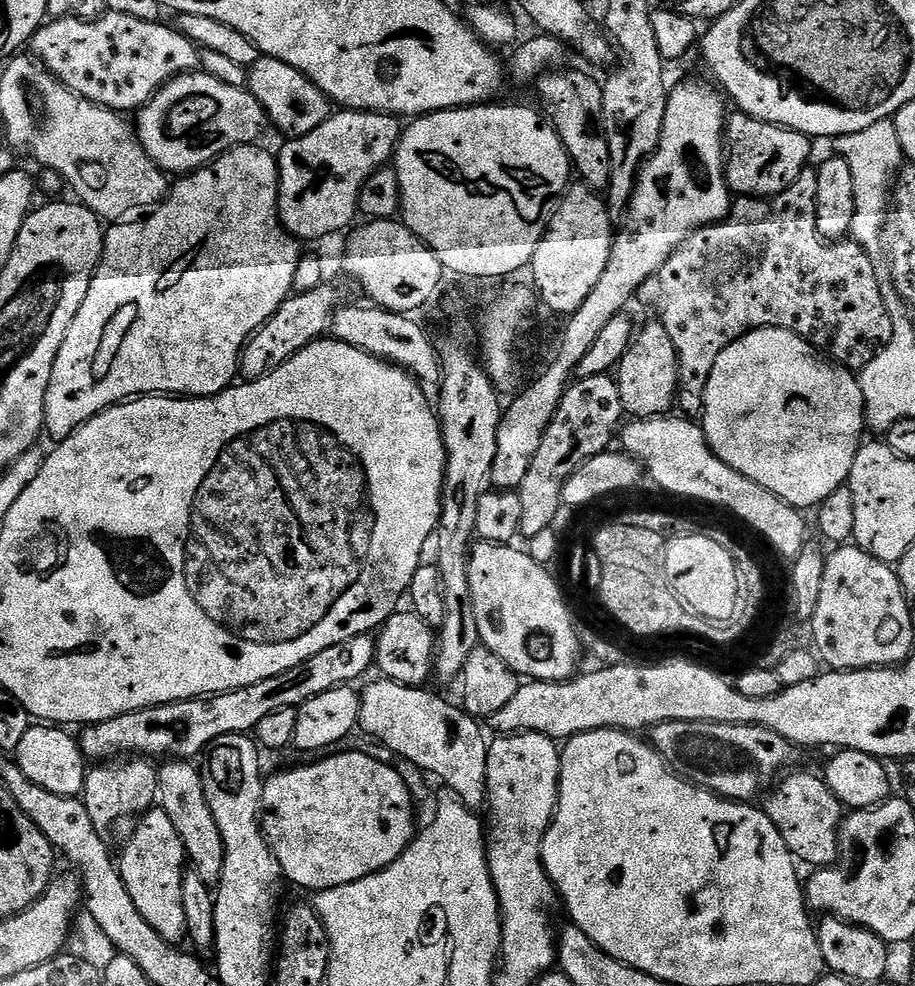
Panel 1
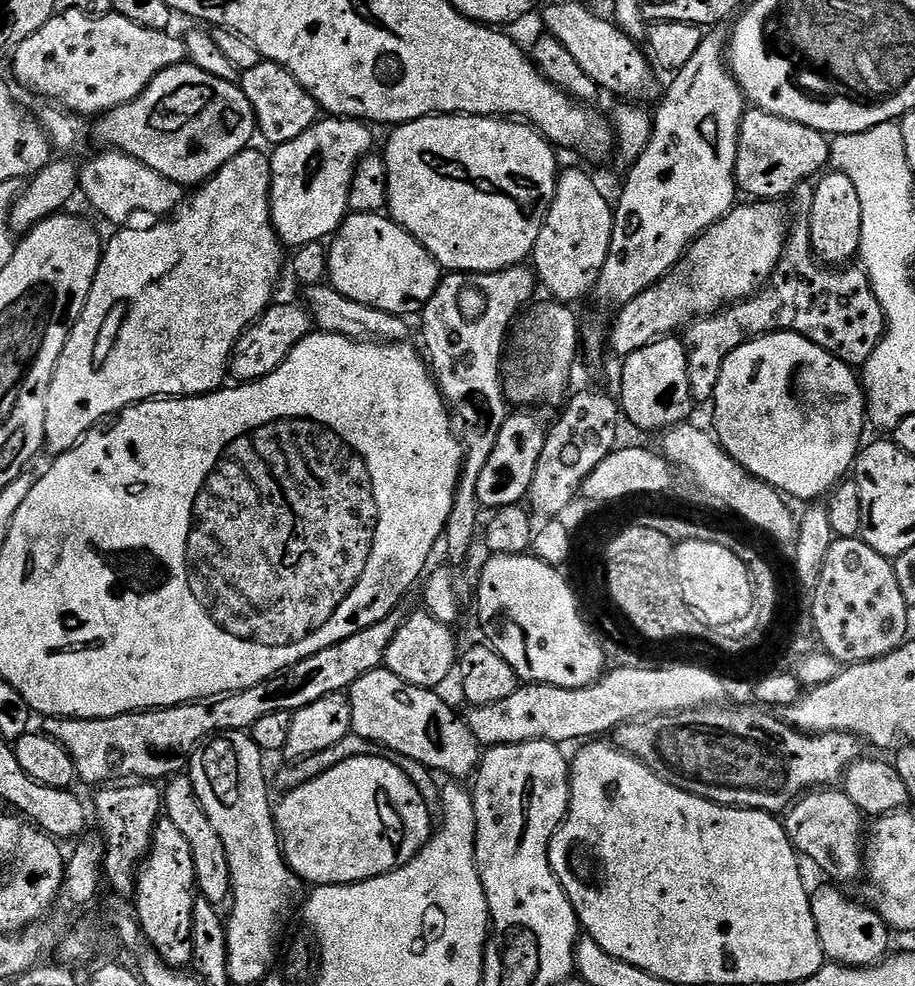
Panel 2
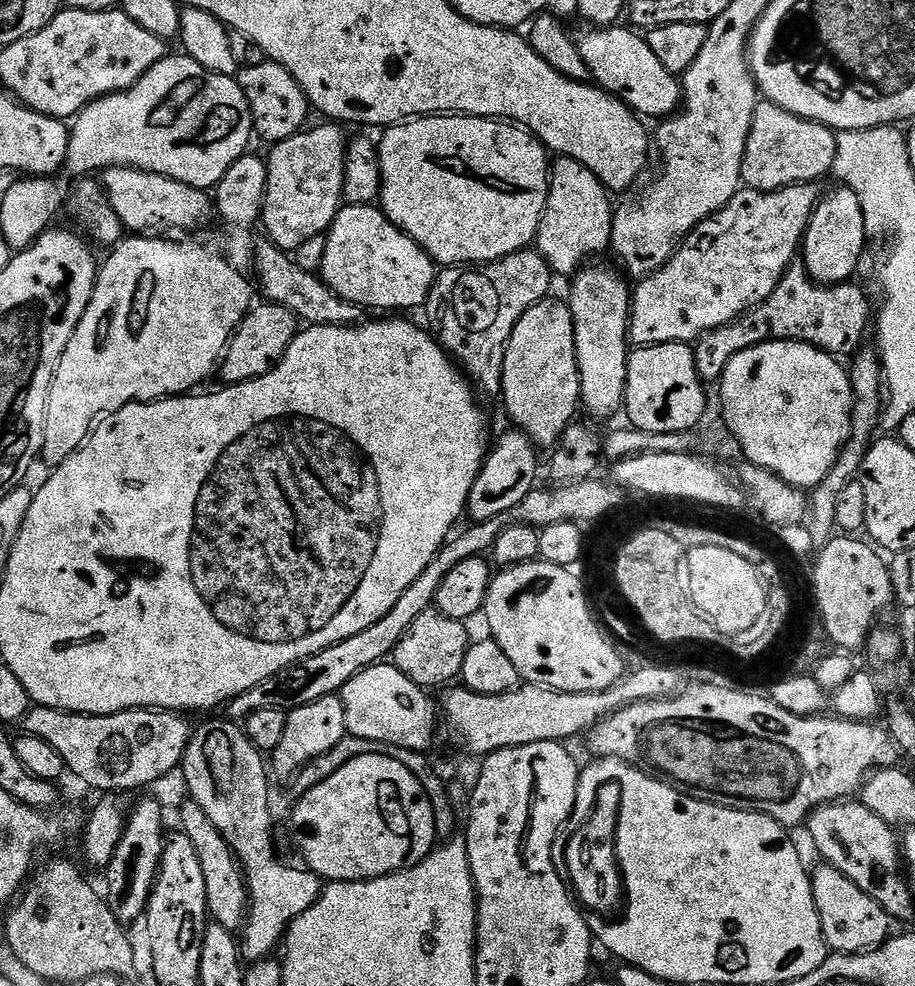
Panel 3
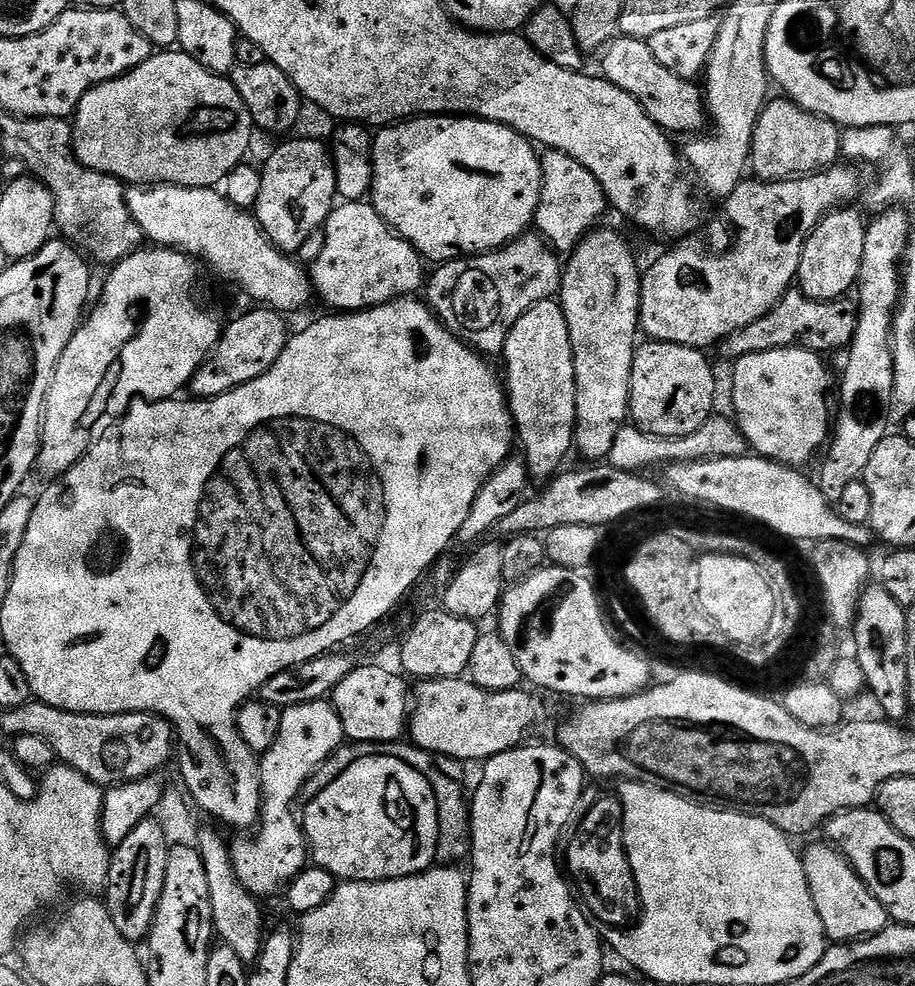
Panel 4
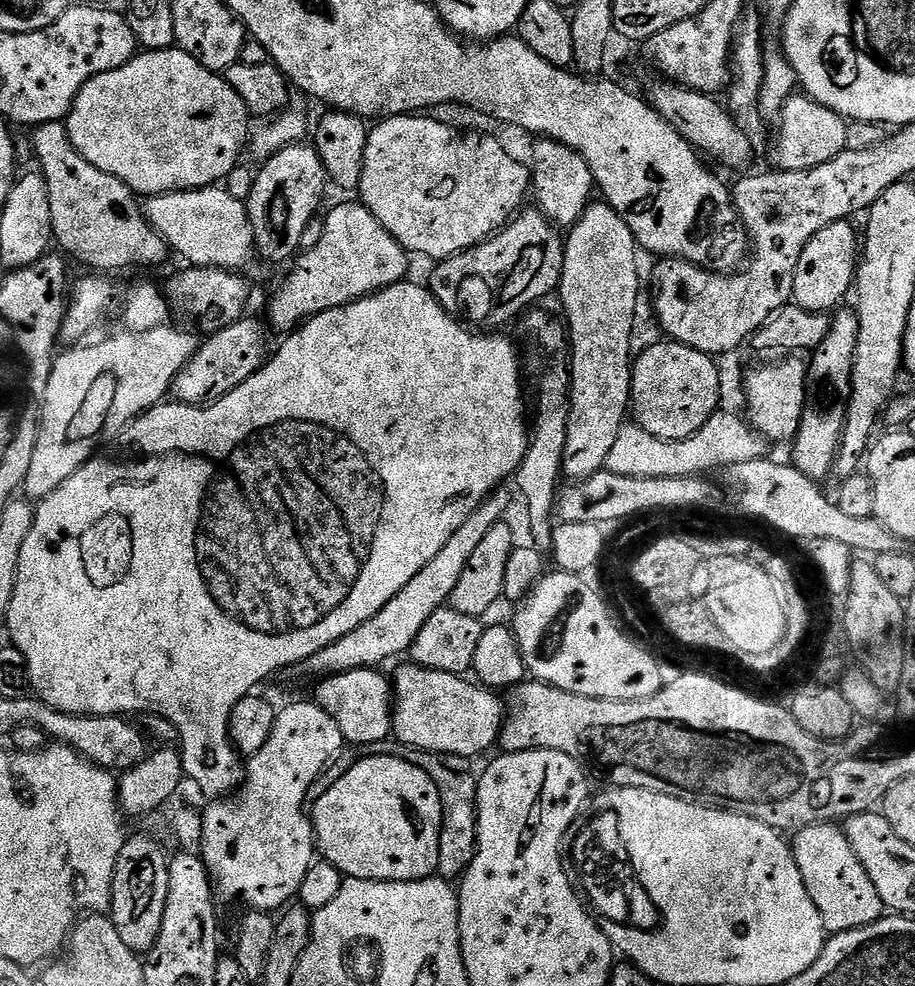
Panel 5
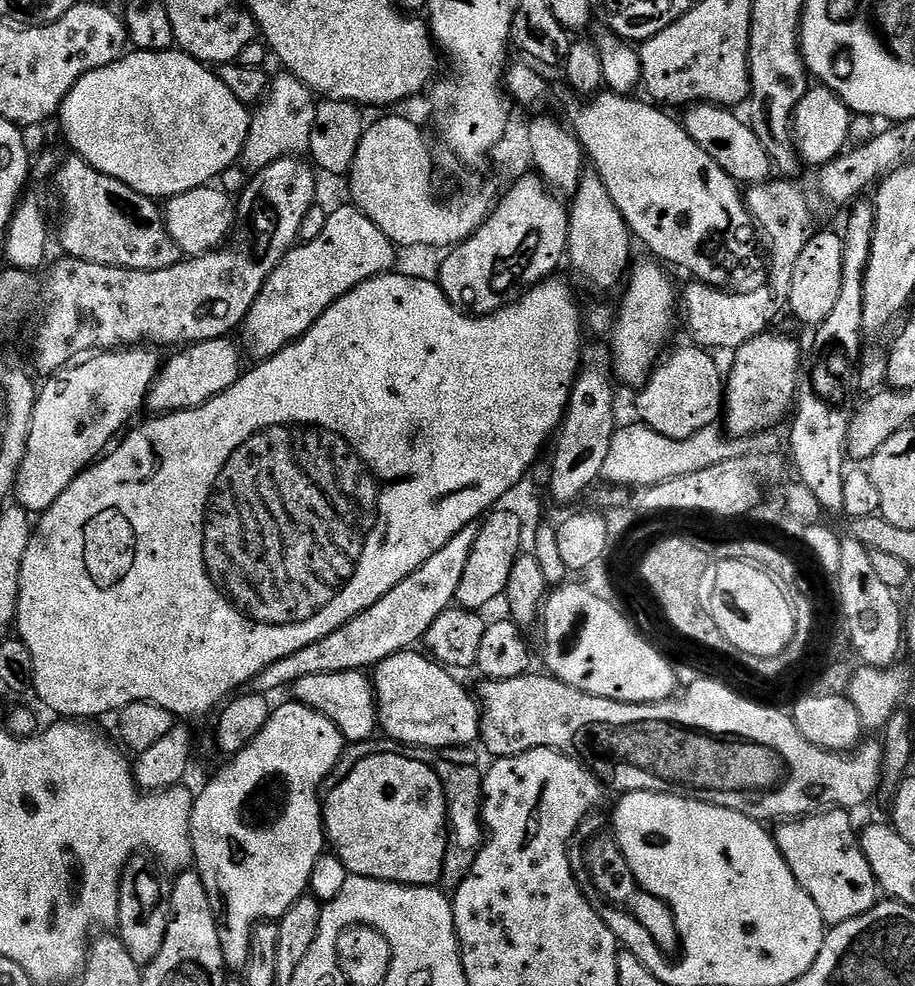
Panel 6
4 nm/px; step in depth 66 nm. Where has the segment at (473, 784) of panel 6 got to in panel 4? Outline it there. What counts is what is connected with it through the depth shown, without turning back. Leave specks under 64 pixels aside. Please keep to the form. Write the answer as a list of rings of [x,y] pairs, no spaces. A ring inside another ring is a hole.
[[[345,742],[341,744],[338,750],[334,750],[330,754],[330,758],[326,758],[326,762],[322,762],[314,770],[314,774],[310,774],[310,778],[306,778],[306,782],[302,782],[302,788],[298,790],[296,795],[296,804],[303,806],[310,803],[314,798],[318,798],[318,794],[322,794],[322,790],[326,790],[326,786],[330,782],[334,782],[334,778],[338,778],[338,774],[342,774],[342,770],[354,766],[356,760],[361,760],[367,756],[393,756],[398,758],[402,762],[406,762],[406,766],[414,766],[414,770],[418,770],[418,774],[422,774],[426,778],[426,782],[430,782],[430,790],[434,790],[434,798],[438,802],[436,859],[444,866],[455,865],[460,862],[456,860],[462,859],[463,856],[465,859],[472,846],[472,810],[466,790],[461,784],[449,778],[448,775],[442,774],[440,761],[433,753],[411,742],[393,742],[390,744]]]

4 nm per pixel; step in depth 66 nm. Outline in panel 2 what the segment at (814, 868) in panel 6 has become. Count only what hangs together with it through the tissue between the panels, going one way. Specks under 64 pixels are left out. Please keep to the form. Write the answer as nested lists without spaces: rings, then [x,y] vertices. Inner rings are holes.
[[[820,888],[817,892],[815,889],[811,893],[811,898],[814,926],[818,930],[818,942],[822,942],[824,955],[831,963],[843,964],[845,968],[871,968],[889,955],[888,943],[891,942],[893,933],[888,923],[877,914],[875,908],[867,903],[859,904],[858,901],[851,900],[846,893],[839,892],[836,888]]]

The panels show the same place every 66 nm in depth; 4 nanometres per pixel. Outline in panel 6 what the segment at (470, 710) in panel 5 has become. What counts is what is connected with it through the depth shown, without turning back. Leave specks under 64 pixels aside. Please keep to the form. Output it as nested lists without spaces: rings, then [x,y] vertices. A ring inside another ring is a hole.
[[[419,651],[399,652],[386,658],[374,669],[374,687],[376,689],[376,722],[379,731],[387,739],[403,744],[413,744],[423,748],[443,750],[446,748],[467,748],[475,745],[480,738],[480,701],[472,696],[451,676],[441,663],[427,655],[419,656]]]

